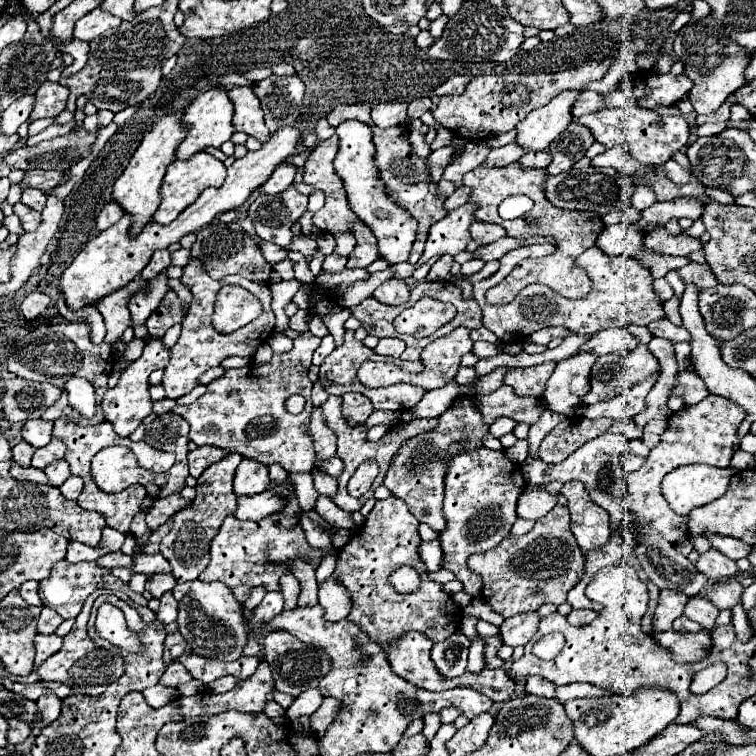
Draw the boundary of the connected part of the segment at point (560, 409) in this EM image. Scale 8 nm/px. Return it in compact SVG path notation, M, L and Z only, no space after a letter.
M572 355L560 361L546 383L546 405L550 411L574 417L584 415L586 405L582 403L582 395L590 391L590 369L596 357L586 355Z

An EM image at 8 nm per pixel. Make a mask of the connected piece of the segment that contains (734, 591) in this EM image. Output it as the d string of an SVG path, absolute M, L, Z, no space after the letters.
M736 577L714 581L706 587L704 595L708 601L712 601L718 609L732 609L736 603L740 603L742 597L742 585Z

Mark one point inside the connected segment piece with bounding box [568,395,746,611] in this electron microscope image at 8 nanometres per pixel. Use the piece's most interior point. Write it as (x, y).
(707, 432)

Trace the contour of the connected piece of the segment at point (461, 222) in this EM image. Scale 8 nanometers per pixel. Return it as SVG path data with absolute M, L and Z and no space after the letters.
M466 203L460 209L450 211L444 219L440 219L432 229L426 241L426 249L418 259L424 265L434 255L456 255L466 249L470 239L470 225L474 221L474 205Z

